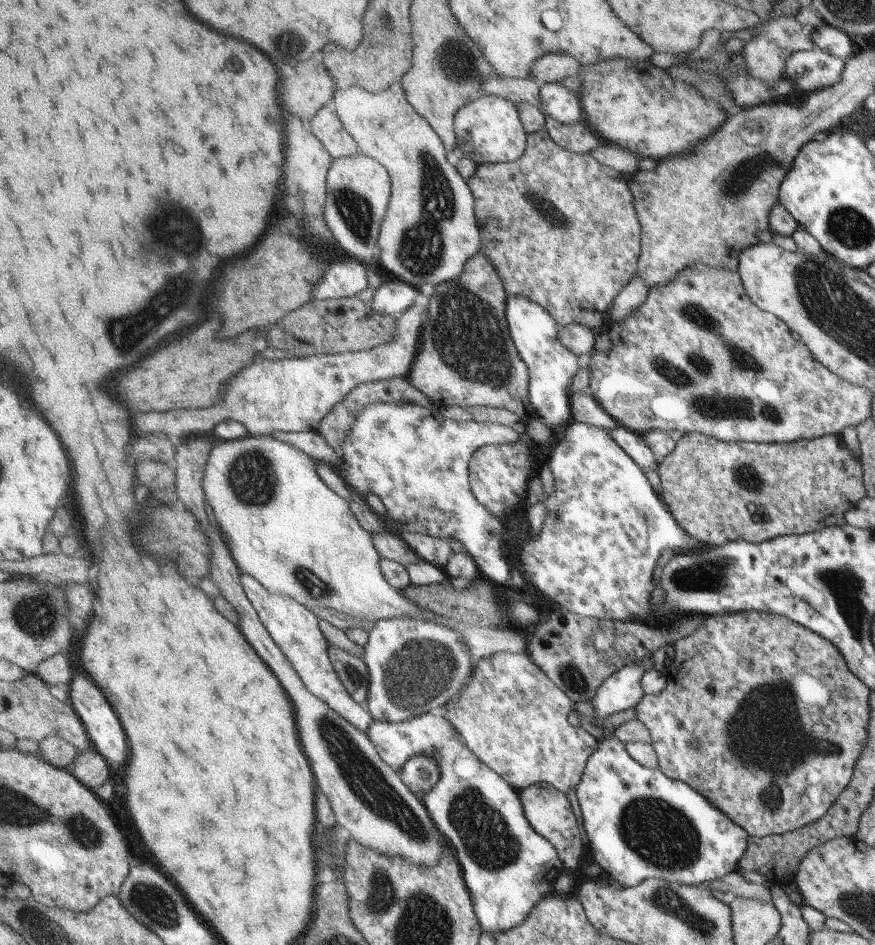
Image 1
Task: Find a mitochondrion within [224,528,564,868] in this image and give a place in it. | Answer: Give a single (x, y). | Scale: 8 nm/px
(361, 776)

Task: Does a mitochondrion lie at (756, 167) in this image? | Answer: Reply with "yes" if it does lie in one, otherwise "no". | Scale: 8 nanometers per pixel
yes

